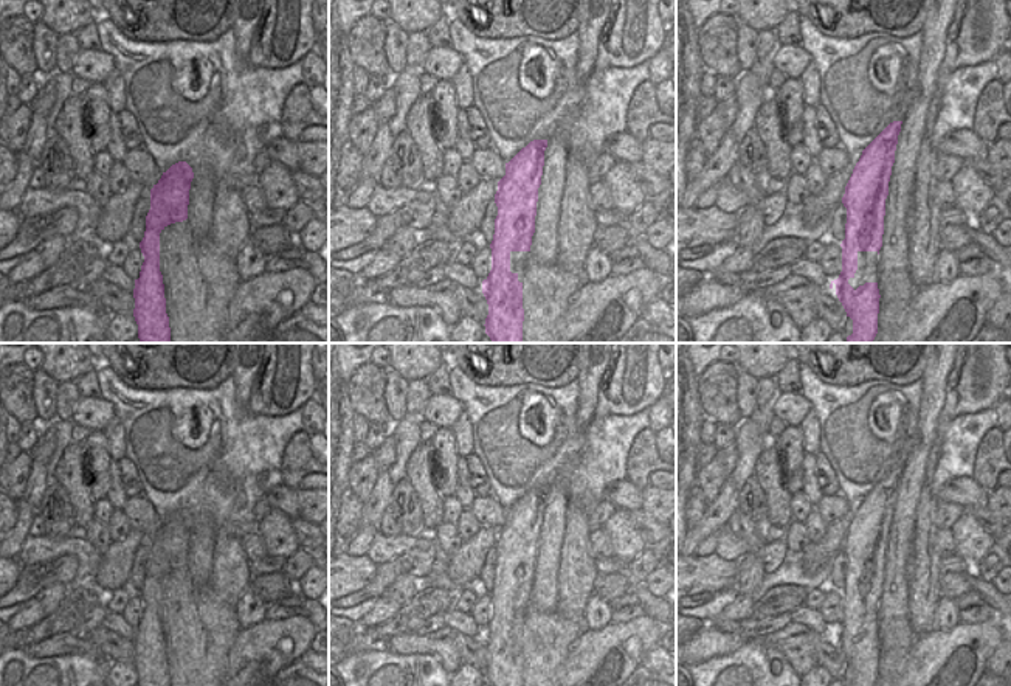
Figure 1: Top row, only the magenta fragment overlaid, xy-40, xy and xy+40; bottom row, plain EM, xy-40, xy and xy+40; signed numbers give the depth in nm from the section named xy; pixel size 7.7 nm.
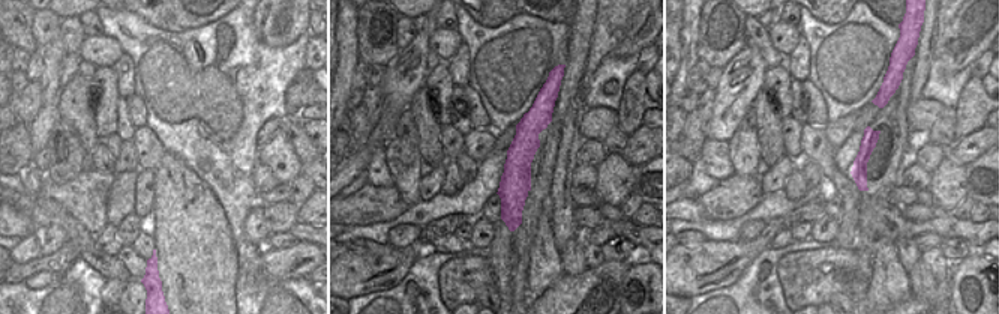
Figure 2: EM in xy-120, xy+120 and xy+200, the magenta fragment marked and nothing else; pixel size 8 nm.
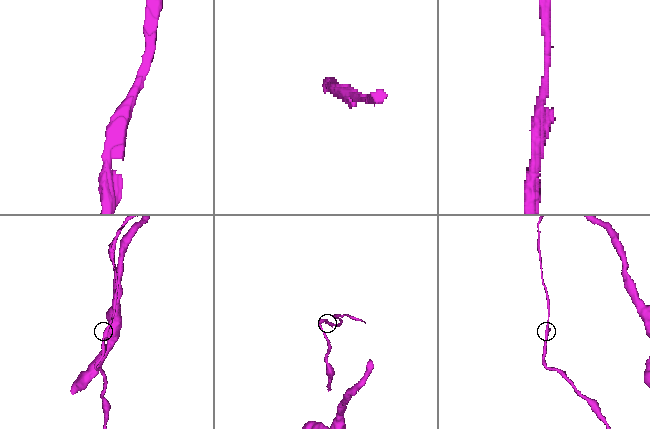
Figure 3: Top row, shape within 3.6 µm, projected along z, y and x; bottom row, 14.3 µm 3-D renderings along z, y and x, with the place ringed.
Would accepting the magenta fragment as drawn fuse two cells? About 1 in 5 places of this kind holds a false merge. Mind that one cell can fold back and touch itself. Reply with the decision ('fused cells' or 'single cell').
single cell

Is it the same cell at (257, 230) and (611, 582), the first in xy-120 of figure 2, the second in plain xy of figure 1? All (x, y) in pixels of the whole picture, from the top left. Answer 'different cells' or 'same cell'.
different cells

